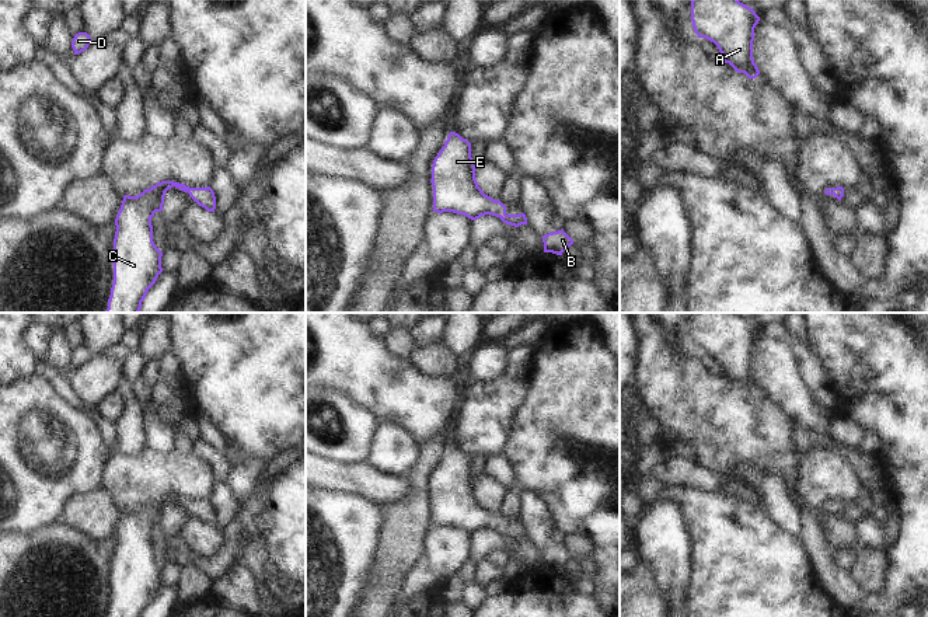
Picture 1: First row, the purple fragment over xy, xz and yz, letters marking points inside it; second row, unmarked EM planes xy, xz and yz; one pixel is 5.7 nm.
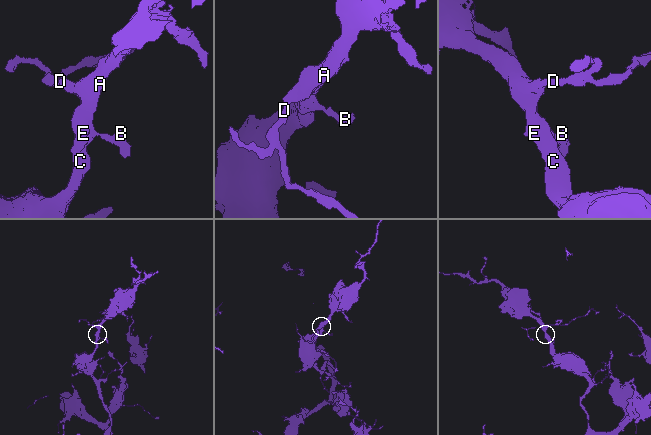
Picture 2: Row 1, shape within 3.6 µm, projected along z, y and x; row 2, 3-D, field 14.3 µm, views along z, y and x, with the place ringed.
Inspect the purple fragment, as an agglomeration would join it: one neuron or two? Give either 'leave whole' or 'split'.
leave whole

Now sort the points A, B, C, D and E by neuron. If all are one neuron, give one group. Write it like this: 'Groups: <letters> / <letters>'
Groups: A B C D E.

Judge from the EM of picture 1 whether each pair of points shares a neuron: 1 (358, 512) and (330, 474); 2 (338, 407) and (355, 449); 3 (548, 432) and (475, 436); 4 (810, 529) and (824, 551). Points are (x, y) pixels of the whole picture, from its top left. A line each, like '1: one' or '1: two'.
1: two
2: one
3: two
4: one

